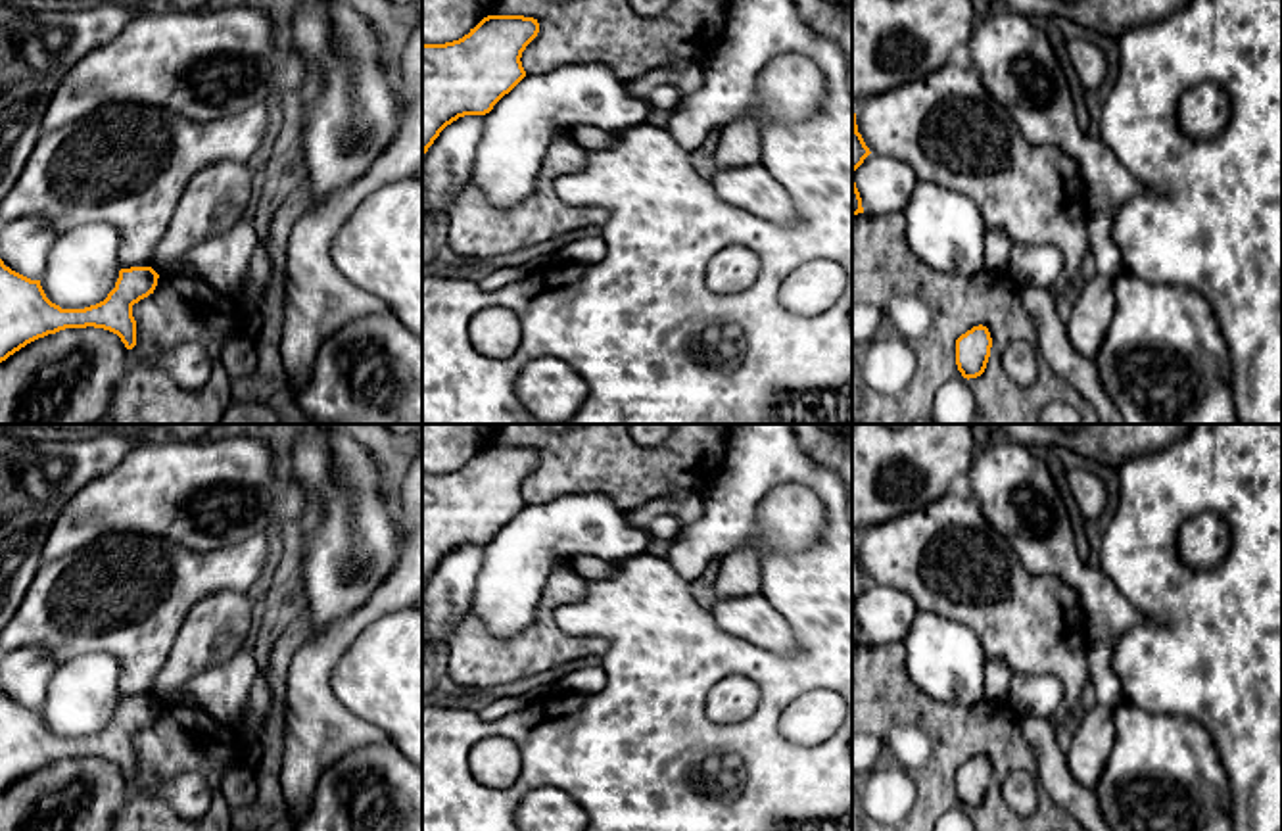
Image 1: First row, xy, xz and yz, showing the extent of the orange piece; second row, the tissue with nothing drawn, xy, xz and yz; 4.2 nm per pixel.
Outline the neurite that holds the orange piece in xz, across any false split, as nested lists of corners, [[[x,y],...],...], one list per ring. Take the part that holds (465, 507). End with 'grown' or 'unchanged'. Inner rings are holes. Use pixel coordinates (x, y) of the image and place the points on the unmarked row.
[[[487,445],[459,470],[422,474],[422,585],[447,555],[489,543],[526,507],[520,487],[537,463],[534,447]]] | unchanged

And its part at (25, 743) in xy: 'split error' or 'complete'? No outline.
complete

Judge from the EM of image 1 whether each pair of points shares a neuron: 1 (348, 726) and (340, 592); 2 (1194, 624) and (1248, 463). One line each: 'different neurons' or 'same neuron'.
1: different neurons
2: same neuron

